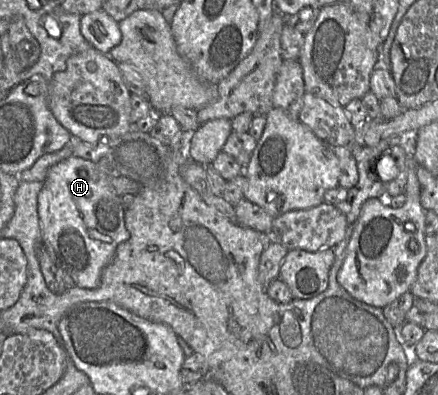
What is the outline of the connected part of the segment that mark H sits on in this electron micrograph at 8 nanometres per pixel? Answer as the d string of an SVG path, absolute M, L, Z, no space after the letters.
M72 155L49 168L38 195L42 242L62 274L67 288L94 289L101 283L104 268L113 260L117 246L130 238L125 227L125 207L111 185L115 174L106 159L99 162Z

